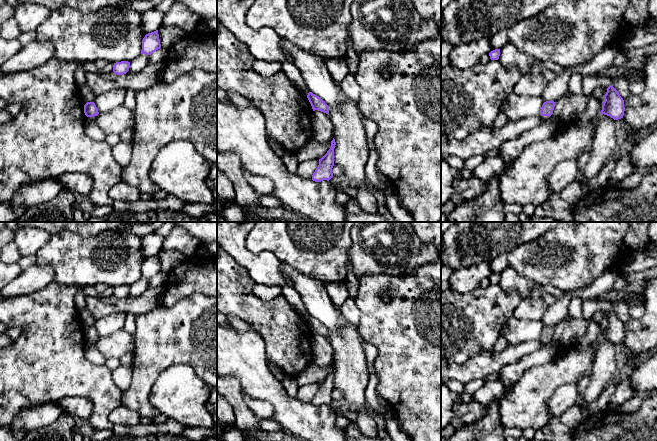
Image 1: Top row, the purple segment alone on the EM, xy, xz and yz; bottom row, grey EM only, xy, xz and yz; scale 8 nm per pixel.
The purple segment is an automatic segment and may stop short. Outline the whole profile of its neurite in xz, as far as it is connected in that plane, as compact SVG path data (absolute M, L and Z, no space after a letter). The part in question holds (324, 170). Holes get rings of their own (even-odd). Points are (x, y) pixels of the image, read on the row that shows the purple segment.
M335 139L331 141L331 147L327 153L319 159L319 165L312 175L312 180L315 182L321 182L323 180L329 181L333 177L332 168L334 166L334 148L336 142Z

